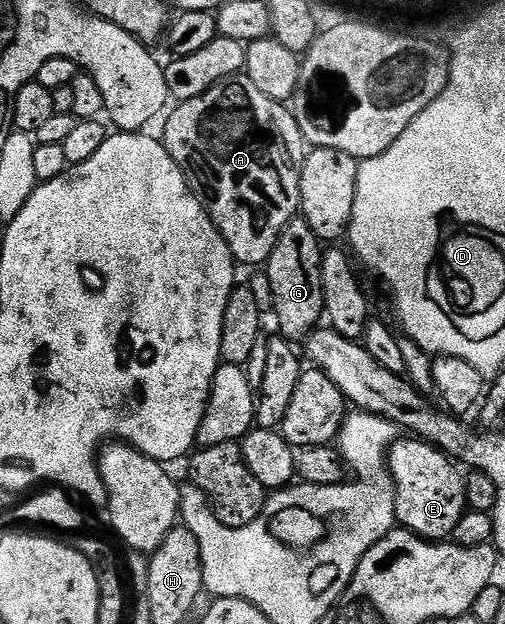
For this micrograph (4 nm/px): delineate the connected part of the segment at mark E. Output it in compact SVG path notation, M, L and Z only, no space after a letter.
M400 436L388 450L388 471L392 473L392 483L396 489L396 521L403 529L427 538L430 542L443 542L451 539L458 520L468 510L465 475L456 471L457 463L443 450L436 449L431 442L425 442L415 436Z

